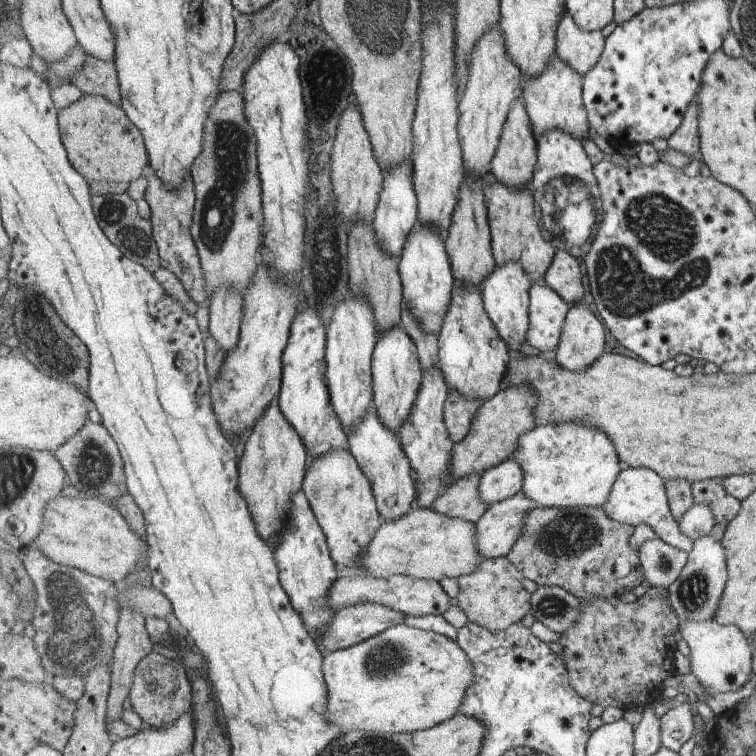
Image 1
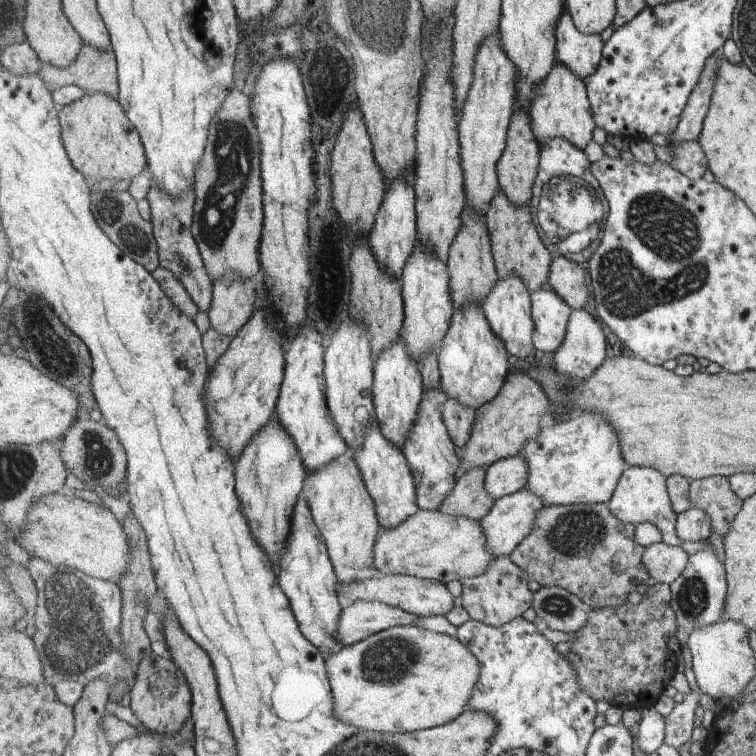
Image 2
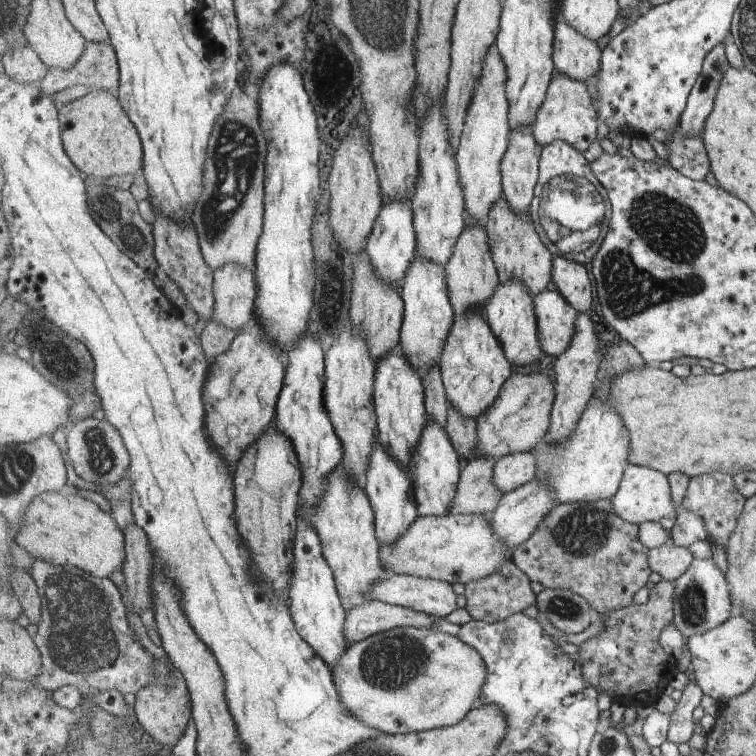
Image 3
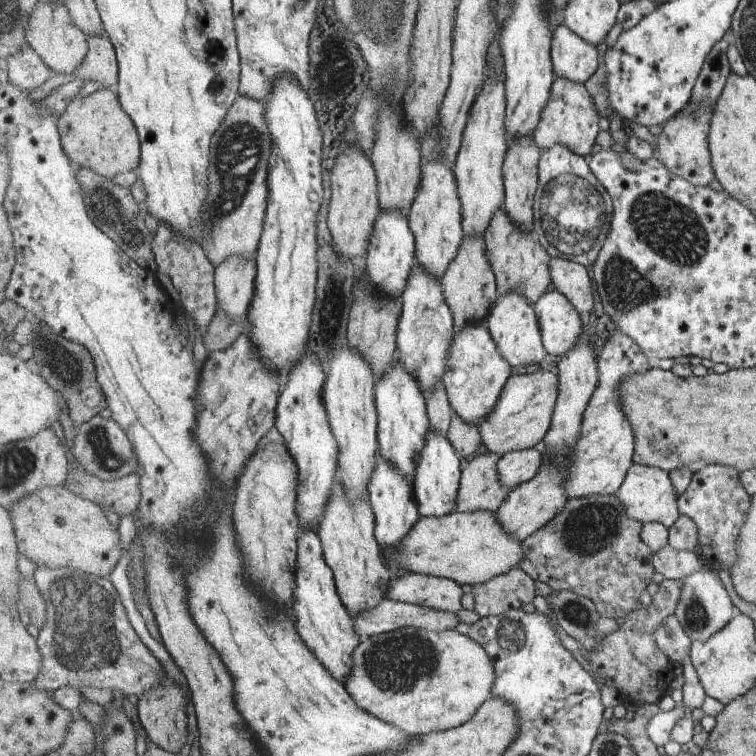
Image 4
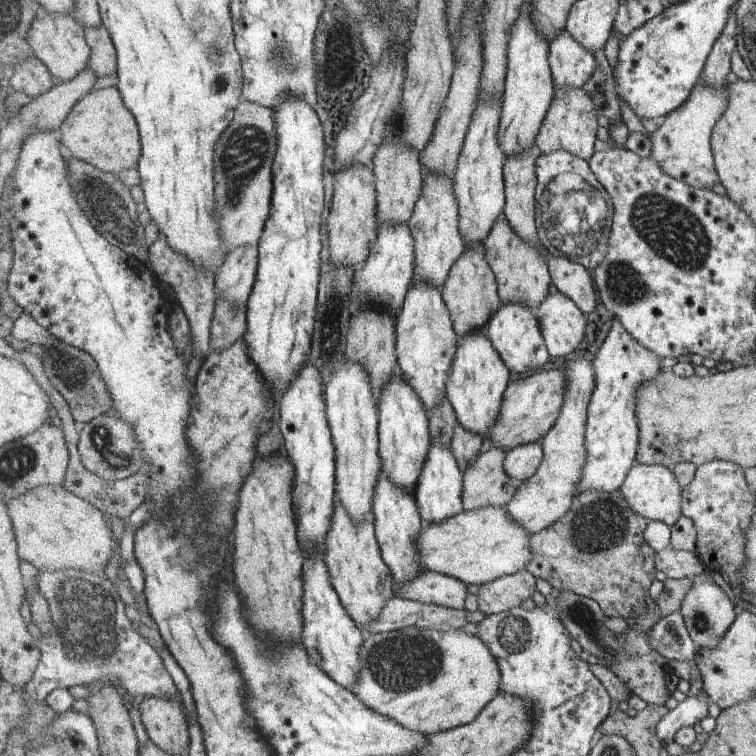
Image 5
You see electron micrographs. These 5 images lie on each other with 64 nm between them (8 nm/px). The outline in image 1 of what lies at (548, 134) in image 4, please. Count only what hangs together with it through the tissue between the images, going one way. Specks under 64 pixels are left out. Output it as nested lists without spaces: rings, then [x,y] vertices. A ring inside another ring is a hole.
[[[555,53],[551,56],[551,62],[547,64],[547,68],[536,78],[525,75],[522,86],[522,98],[526,103],[537,138],[553,130],[563,130],[571,134],[573,138],[579,138],[581,142],[591,138],[589,136],[591,122],[589,122],[587,106],[585,106],[584,77],[565,60],[561,60],[559,54]]]

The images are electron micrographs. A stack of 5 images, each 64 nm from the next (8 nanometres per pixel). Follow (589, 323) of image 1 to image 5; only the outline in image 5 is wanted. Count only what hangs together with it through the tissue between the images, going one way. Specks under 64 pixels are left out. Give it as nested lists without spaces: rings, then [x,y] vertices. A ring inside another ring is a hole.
[[[580,352],[566,359],[565,374],[567,374],[565,406],[555,426],[541,440],[544,446],[543,464],[535,476],[522,483],[515,498],[511,499],[511,504],[506,505],[511,520],[515,520],[515,524],[523,526],[533,535],[553,526],[571,510],[573,500],[579,493],[579,482],[583,478],[583,470],[587,464],[588,408],[596,389],[597,374],[593,361],[585,360]]]

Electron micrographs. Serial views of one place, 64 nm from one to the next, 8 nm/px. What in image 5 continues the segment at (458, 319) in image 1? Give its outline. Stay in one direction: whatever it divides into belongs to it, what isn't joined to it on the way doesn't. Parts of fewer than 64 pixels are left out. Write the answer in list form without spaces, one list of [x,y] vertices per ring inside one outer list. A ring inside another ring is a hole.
[[[475,332],[461,338],[447,382],[448,399],[455,409],[458,422],[469,432],[487,437],[501,416],[503,397],[511,382],[511,375],[512,370],[503,362],[486,332]]]

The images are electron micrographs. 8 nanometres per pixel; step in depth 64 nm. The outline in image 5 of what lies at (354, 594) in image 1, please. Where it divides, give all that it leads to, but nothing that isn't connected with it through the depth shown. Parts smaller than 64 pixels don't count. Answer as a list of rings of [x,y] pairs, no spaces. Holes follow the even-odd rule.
[[[425,571],[425,574],[403,584],[400,589],[397,587],[396,590],[398,596],[405,600],[457,610],[465,608],[468,593],[465,582],[431,571]]]

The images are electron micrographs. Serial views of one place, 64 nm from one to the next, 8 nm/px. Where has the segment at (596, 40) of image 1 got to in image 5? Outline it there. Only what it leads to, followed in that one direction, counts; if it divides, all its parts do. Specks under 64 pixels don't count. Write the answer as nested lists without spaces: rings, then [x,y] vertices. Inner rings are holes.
[[[567,29],[559,34],[555,42],[550,43],[549,62],[559,88],[571,86],[583,89],[597,68],[595,55],[579,44]]]

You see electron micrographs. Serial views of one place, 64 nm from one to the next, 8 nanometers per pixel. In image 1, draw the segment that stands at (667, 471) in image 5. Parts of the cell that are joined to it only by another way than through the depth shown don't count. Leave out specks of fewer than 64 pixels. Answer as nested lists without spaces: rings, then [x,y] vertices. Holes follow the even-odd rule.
[[[628,467],[626,470],[622,470],[604,508],[605,512],[617,522],[634,527],[649,524],[665,542],[684,550],[687,554],[691,554],[691,550],[695,546],[694,540],[681,532],[679,523],[671,514],[669,502],[667,502],[667,492],[665,492],[665,480],[656,470],[647,467]]]

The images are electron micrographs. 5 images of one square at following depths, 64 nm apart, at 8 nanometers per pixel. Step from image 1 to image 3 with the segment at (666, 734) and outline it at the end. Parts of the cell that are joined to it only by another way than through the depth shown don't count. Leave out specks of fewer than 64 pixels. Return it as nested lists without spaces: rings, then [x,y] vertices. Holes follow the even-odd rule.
[[[694,668],[686,669],[686,676],[689,682],[683,688],[680,701],[672,713],[673,724],[668,734],[668,740],[675,744],[689,742],[695,732],[695,718],[699,715],[705,696],[703,688],[697,683]],[[692,680],[694,682],[691,682]]]

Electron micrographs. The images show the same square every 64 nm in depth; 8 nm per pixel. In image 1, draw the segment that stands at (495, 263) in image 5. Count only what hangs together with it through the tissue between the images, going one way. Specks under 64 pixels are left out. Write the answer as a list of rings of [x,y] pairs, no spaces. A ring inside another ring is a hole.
[[[496,180],[496,183],[491,184],[491,188],[487,190],[486,203],[496,263],[505,266],[507,262],[517,262],[534,282],[543,282],[558,250],[544,237],[543,227],[536,215],[532,189],[513,192]]]

